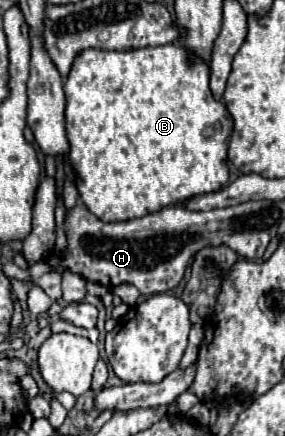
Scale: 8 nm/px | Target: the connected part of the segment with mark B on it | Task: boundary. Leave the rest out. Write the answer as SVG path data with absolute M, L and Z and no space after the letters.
M167 43L167 45L159 45L159 47L143 47L143 49L133 49L133 51L123 51L123 53L103 51L103 49L85 49L73 61L73 67L65 81L65 95L67 95L67 109L65 109L67 137L69 137L69 145L71 145L69 162L74 171L77 171L75 180L77 191L79 191L85 207L95 217L99 217L103 221L127 221L127 219L143 217L147 213L161 211L161 207L179 205L195 195L219 191L227 183L229 169L227 169L225 161L227 161L229 135L233 131L233 119L231 119L227 107L221 101L215 101L211 95L207 63L203 63L203 61L189 63L189 53L183 45Z

